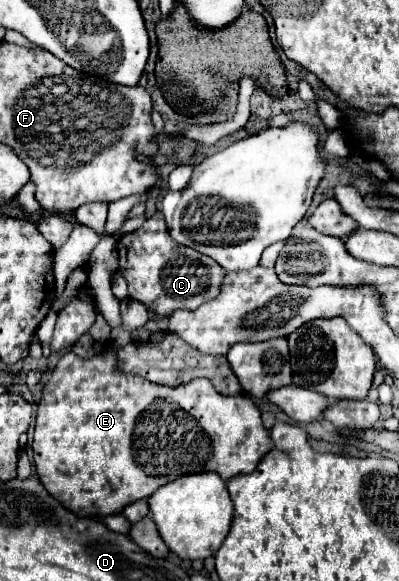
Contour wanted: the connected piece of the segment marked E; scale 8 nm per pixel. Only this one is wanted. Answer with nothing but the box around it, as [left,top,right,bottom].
[32,342,272,516]

